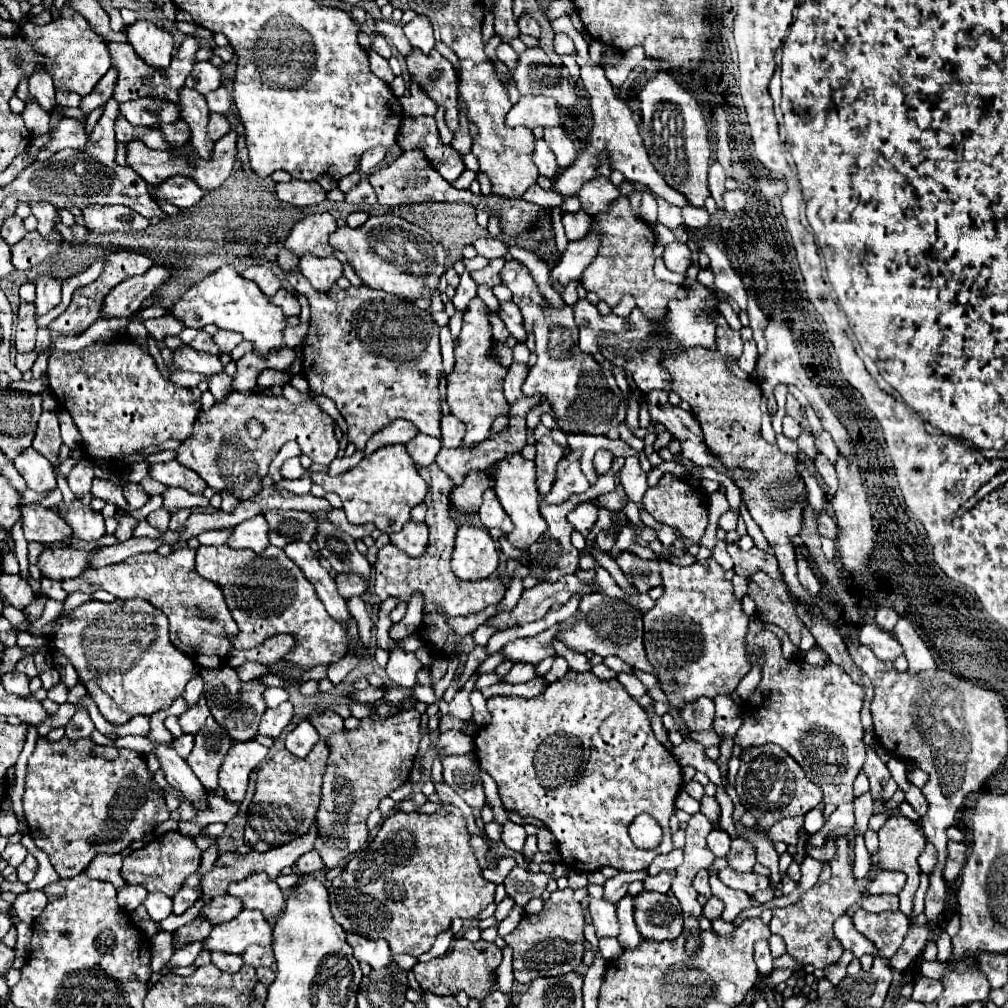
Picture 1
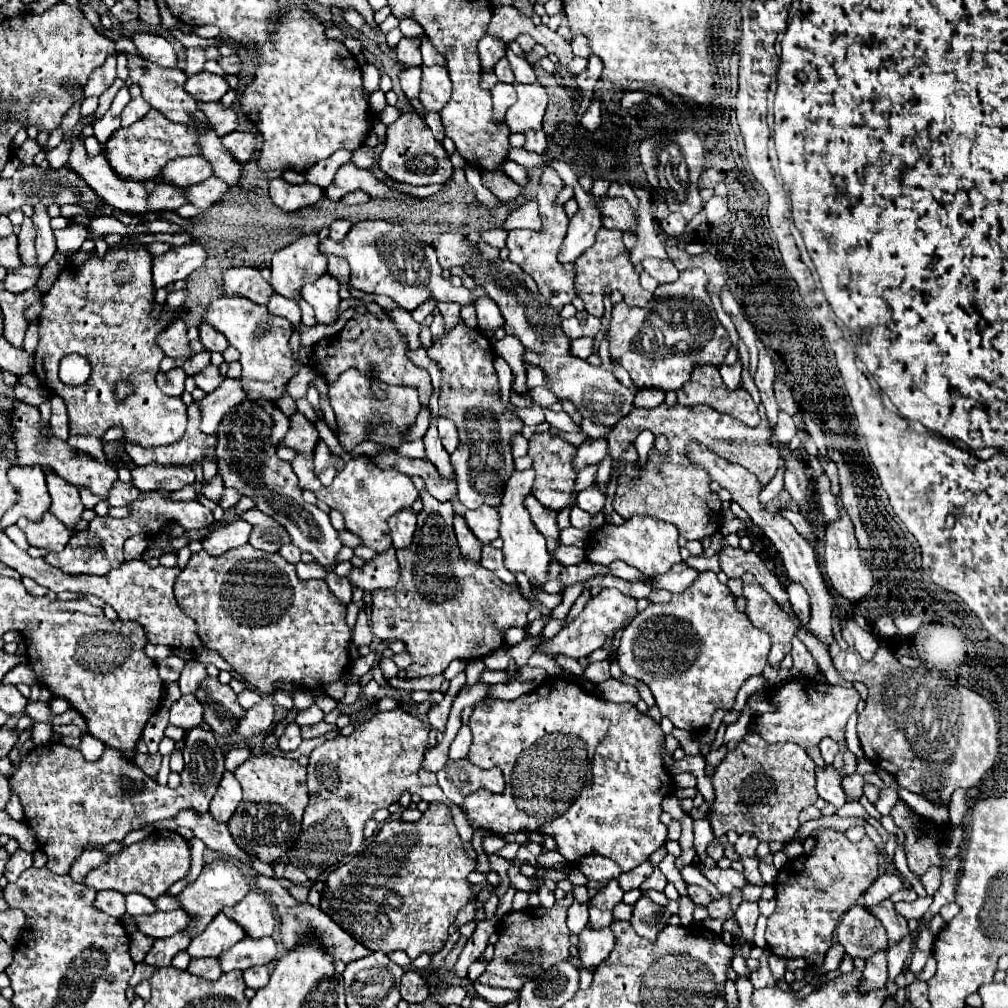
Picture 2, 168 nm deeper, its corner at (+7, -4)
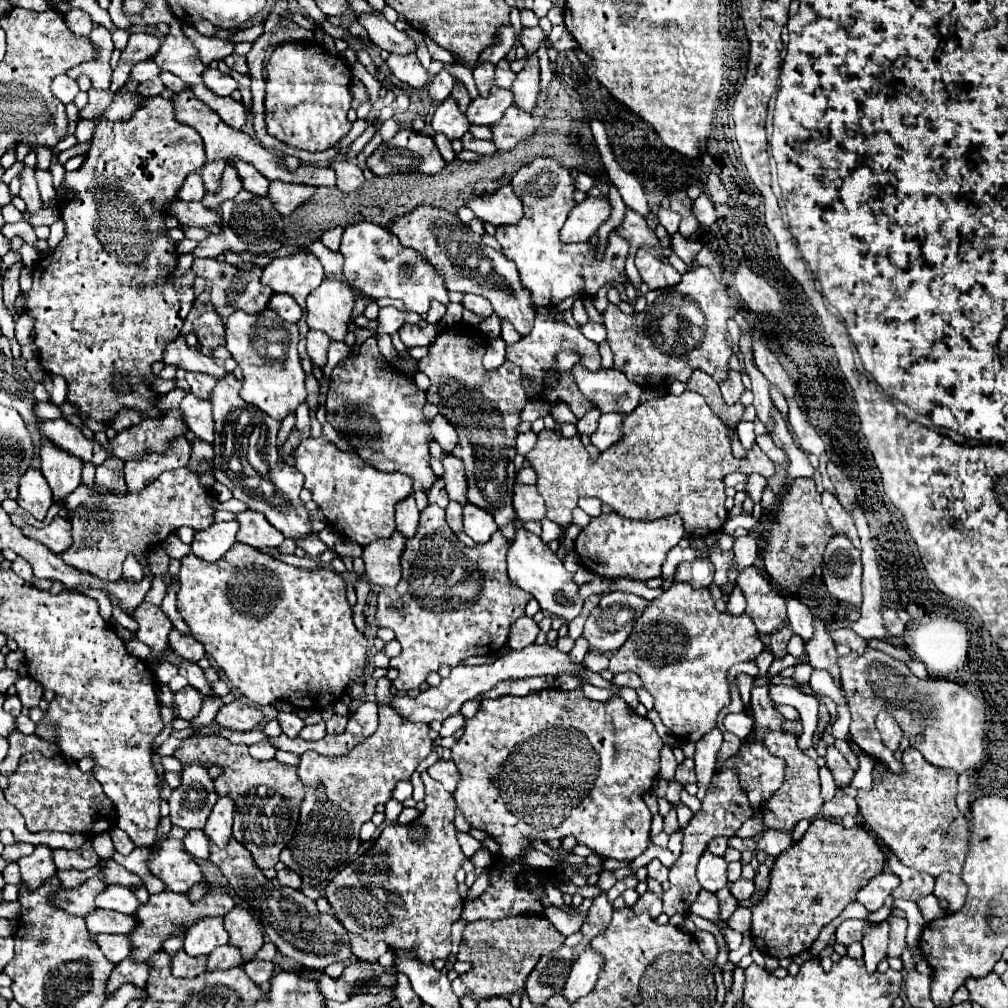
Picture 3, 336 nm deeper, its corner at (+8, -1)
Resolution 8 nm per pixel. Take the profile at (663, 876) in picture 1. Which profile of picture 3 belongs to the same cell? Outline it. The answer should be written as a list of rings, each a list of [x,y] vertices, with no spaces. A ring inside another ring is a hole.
[[[652,859],[652,861],[646,865],[646,869],[648,869],[648,877],[656,879],[658,883],[664,883],[664,881],[668,879],[668,867],[664,867],[658,859]]]

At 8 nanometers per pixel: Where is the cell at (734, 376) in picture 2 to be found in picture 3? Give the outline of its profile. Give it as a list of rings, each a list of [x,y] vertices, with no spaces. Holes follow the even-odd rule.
[[[732,371],[730,373],[730,379],[720,383],[720,389],[722,389],[722,399],[726,405],[734,405],[738,403],[740,395],[744,393],[744,385],[742,385],[742,379],[740,379],[740,373]]]

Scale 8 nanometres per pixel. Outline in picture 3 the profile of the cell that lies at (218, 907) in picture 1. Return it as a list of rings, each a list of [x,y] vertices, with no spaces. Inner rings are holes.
[[[94,909],[90,915],[84,917],[86,929],[90,933],[122,933],[126,935],[136,927],[136,919],[132,915],[122,915],[118,911],[108,909]]]

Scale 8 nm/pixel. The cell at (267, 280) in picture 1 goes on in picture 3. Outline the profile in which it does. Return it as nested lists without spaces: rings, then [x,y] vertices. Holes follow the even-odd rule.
[[[194,259],[192,271],[198,277],[204,277],[210,283],[210,301],[214,305],[214,311],[226,319],[232,315],[232,311],[246,311],[246,313],[258,313],[262,309],[266,309],[272,291],[270,287],[262,287],[260,277],[262,277],[262,269],[260,267],[252,267],[252,269],[240,269],[240,267],[232,267],[232,265],[224,265],[218,263],[216,259]]]

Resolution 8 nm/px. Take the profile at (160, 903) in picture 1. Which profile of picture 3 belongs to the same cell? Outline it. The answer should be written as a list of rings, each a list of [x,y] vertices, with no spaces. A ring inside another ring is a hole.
[[[106,885],[102,895],[98,895],[98,899],[96,899],[96,907],[132,915],[140,907],[140,901],[134,897],[134,893],[128,887]]]

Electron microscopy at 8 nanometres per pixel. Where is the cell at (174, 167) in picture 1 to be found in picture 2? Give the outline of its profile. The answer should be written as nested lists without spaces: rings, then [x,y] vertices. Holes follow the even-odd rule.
[[[185,156],[185,158],[175,158],[163,166],[163,178],[159,182],[167,182],[179,188],[187,188],[191,184],[203,182],[211,176],[211,164],[201,158],[201,156]]]

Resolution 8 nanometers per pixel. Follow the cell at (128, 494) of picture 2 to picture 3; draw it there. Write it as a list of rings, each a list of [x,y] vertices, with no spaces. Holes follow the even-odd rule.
[[[108,457],[102,465],[96,467],[96,487],[98,491],[114,491],[114,493],[126,493],[126,483],[122,475],[124,461],[118,457]]]

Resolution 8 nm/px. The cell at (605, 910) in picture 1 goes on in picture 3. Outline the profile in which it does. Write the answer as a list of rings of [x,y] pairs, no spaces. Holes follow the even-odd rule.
[[[586,947],[580,953],[580,957],[574,961],[574,967],[568,975],[566,987],[560,993],[570,1005],[594,989],[594,983],[598,979],[598,971],[602,969],[602,961],[604,961],[602,955],[594,953],[590,947]]]

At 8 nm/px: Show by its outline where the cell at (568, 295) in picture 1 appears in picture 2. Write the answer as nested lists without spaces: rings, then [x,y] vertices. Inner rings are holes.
[[[547,166],[543,170],[543,174],[541,174],[541,184],[539,184],[539,192],[537,192],[537,204],[539,204],[539,212],[541,212],[541,218],[543,218],[543,230],[541,232],[515,230],[515,232],[509,232],[509,236],[507,236],[509,260],[519,264],[527,274],[533,276],[533,280],[539,286],[539,292],[543,294],[543,298],[555,310],[561,310],[575,296],[575,286],[573,286],[575,266],[557,262],[557,252],[559,252],[559,246],[561,246],[561,242],[565,238],[567,222],[569,222],[569,218],[565,216],[563,206],[555,204],[555,196],[559,194],[561,188],[563,188],[563,180],[557,176],[557,172],[553,168]]]

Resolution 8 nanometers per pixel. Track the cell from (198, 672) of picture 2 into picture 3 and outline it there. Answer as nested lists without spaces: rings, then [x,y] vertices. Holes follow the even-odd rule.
[[[172,629],[170,631],[170,639],[168,639],[168,645],[184,659],[190,659],[190,661],[200,661],[204,657],[204,647],[202,643],[198,643],[190,633],[180,633],[178,629]]]

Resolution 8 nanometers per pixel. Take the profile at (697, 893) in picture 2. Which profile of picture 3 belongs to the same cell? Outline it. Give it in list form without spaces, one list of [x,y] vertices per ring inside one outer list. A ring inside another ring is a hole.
[[[700,891],[698,899],[690,905],[690,913],[694,915],[700,915],[712,923],[718,923],[718,899],[714,893],[710,891]]]

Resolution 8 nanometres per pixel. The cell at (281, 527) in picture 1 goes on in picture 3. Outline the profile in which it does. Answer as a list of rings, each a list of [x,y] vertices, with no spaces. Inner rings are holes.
[[[244,511],[236,517],[240,529],[238,529],[238,541],[246,543],[250,547],[262,549],[262,547],[278,547],[282,543],[282,533],[278,533],[262,513],[256,511]]]

